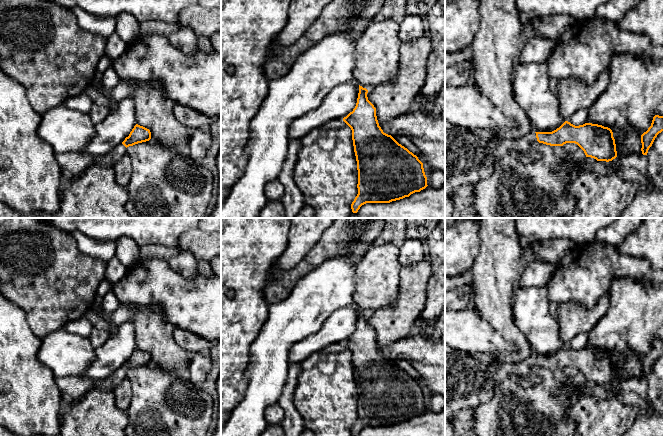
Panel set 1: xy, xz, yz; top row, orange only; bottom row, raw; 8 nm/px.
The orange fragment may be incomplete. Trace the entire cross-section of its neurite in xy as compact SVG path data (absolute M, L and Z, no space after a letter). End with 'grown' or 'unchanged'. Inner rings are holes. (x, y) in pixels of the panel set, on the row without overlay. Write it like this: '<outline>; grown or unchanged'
M136 348L129 360L121 368L104 379L94 380L94 387L101 390L113 391L126 378L127 371L149 365L150 363L150 354Z; grown

